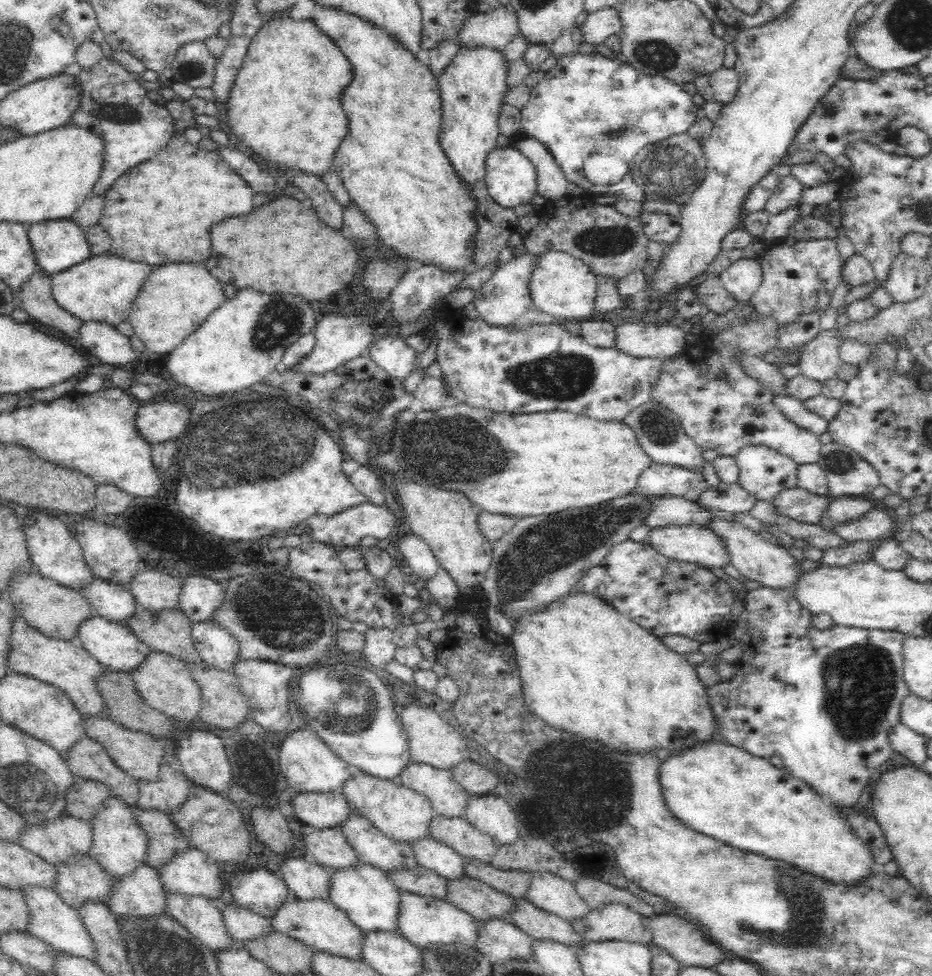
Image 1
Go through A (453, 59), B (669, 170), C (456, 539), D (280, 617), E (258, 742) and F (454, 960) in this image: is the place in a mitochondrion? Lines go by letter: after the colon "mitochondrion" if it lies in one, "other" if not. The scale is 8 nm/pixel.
A: other
B: mitochondrion
C: other
D: mitochondrion
E: other
F: mitochondrion

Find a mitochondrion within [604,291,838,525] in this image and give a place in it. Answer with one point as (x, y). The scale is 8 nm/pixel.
(661, 430)

